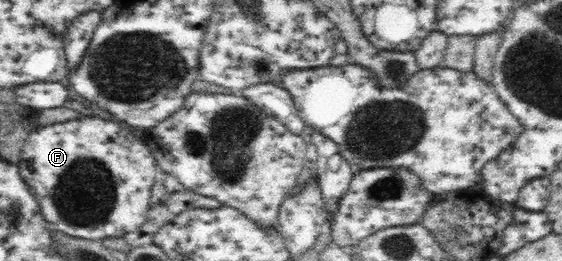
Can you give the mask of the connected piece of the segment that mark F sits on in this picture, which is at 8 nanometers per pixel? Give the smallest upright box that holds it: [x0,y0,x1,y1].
[18,116,156,240]

